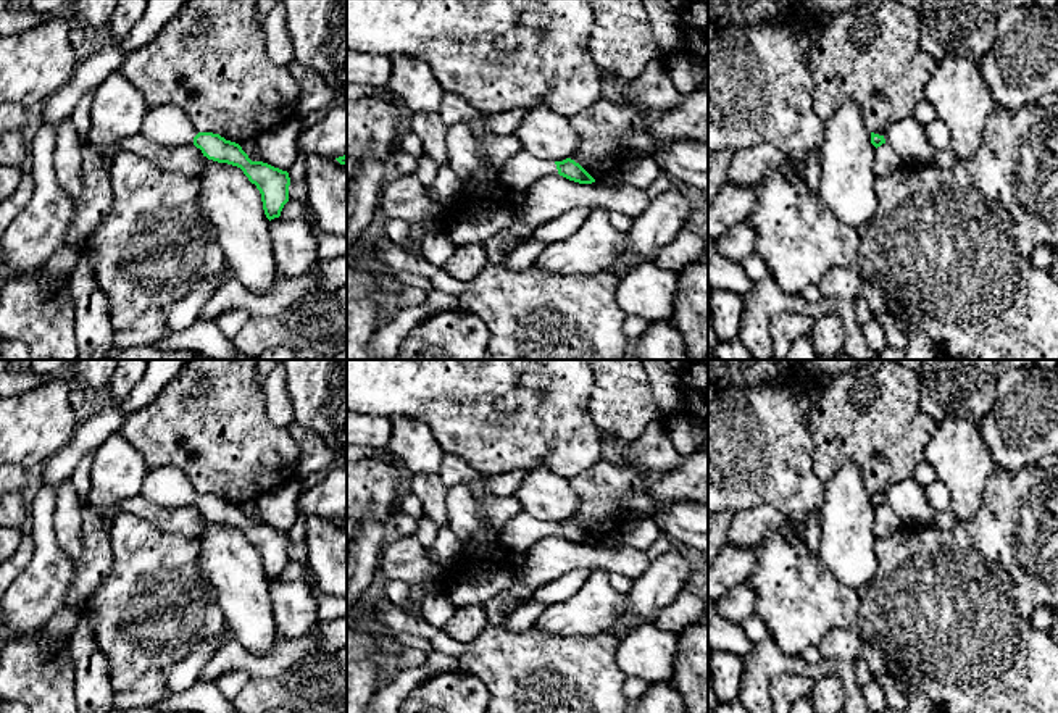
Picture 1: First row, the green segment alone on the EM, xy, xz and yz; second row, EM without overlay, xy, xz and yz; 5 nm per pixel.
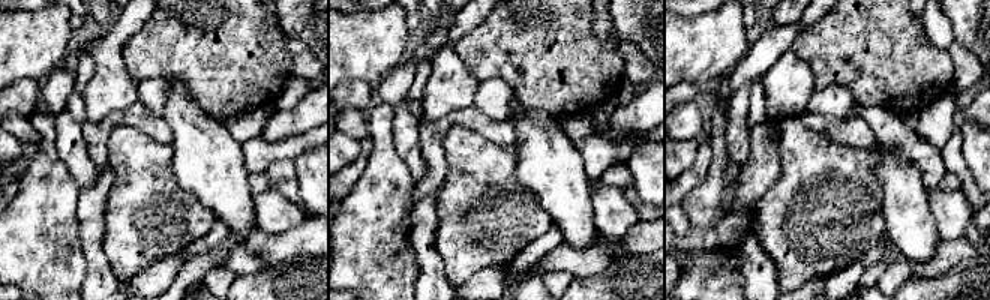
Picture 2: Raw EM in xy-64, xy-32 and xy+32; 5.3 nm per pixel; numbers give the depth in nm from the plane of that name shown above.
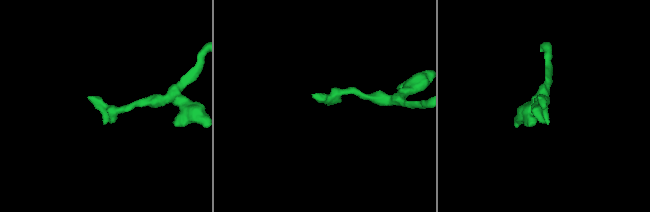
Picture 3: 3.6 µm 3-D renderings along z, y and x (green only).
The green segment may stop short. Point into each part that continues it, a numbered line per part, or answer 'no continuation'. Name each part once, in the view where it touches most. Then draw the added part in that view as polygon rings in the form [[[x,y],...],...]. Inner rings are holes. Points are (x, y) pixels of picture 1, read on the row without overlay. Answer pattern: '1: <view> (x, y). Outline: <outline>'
1: xz (523, 531). Outline: [[[521,511],[498,534],[498,545],[521,557],[548,536],[558,536],[555,523],[539,521],[532,515]]]

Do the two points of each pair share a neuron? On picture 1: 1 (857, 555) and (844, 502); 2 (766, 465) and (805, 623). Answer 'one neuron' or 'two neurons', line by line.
1: one neuron
2: two neurons

